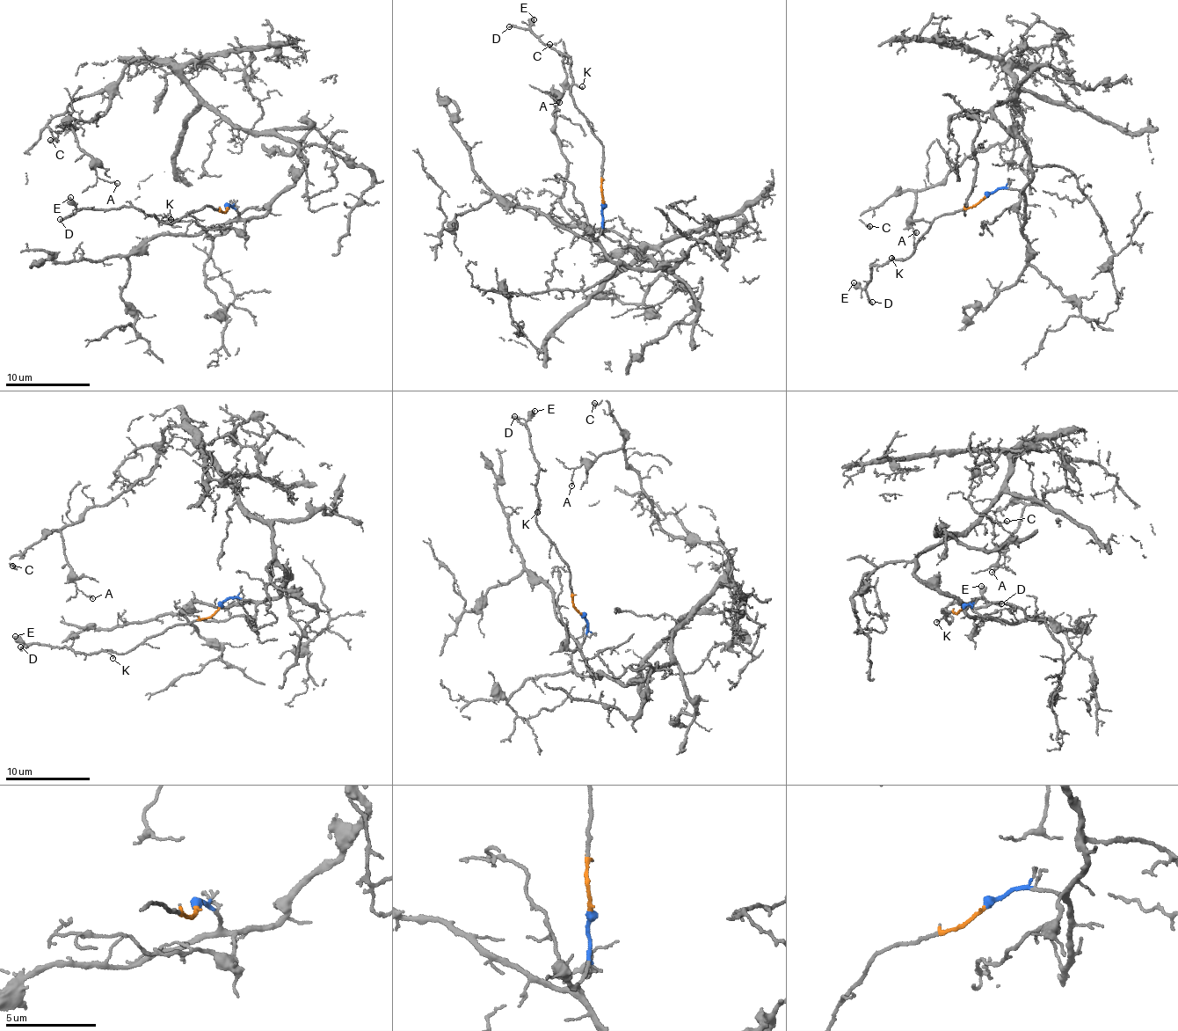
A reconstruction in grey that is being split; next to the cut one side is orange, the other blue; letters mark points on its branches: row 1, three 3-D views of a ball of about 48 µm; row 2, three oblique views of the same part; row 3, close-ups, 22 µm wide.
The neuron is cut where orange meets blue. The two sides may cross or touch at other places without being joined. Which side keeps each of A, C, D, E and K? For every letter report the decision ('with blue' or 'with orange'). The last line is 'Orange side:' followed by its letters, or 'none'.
A: with blue
C: with blue
D: with orange
E: with orange
K: with orange
Orange side: D, E, K

